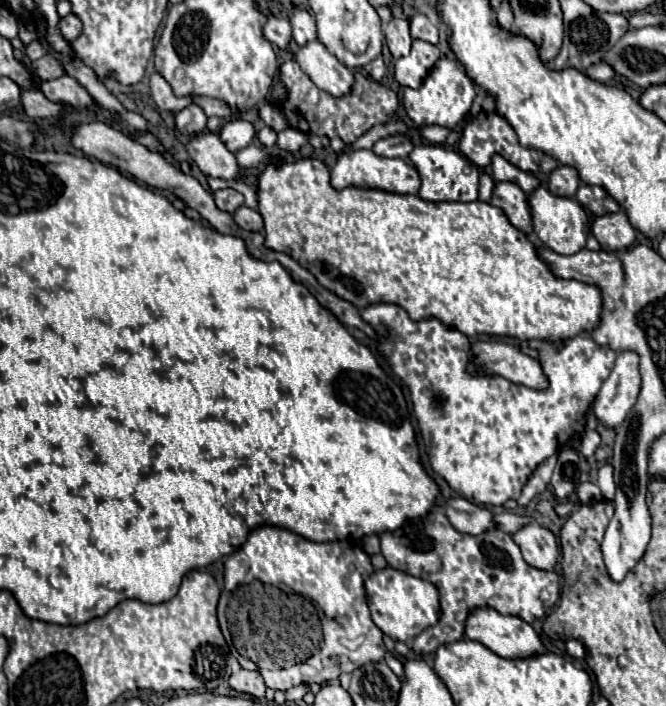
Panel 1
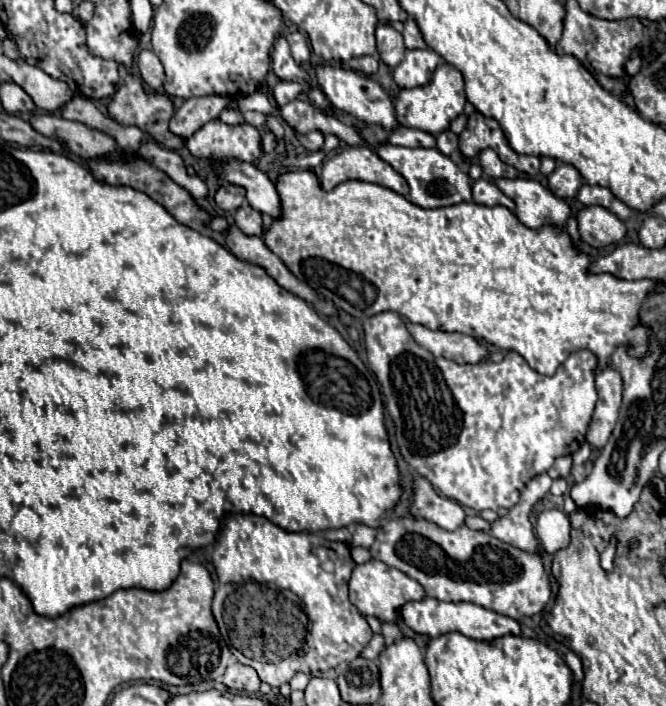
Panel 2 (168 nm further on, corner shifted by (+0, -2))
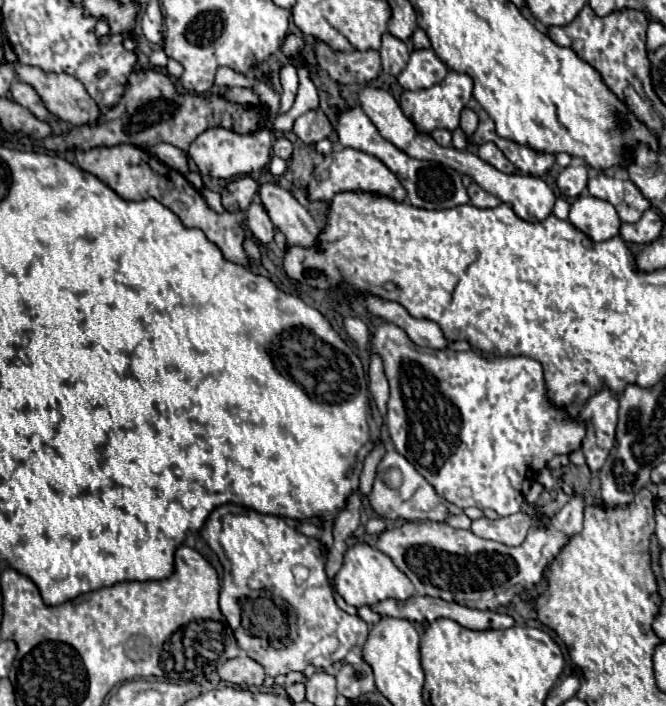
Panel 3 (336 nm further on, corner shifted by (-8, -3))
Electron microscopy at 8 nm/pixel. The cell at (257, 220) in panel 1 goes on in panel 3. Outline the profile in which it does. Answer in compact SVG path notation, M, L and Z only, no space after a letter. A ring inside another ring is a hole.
M253 202L247 210L247 226L253 232L253 236L261 242L261 244L269 244L273 240L273 224L265 212L265 208L259 202Z

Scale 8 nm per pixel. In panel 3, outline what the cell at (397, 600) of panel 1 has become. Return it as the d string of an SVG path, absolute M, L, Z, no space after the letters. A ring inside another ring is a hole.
M355 544L347 550L343 568L335 576L335 586L337 592L343 596L343 600L351 606L373 606L387 598L407 600L417 594L411 580L407 580L407 576L399 568L395 568L391 558L367 544Z

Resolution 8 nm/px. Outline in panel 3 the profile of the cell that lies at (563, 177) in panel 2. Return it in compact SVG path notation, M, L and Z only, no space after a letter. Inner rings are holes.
M571 164L571 166L563 168L561 174L557 176L557 188L559 188L559 192L563 196L577 198L577 196L581 196L585 192L587 180L589 180L587 166L583 166L583 164Z

